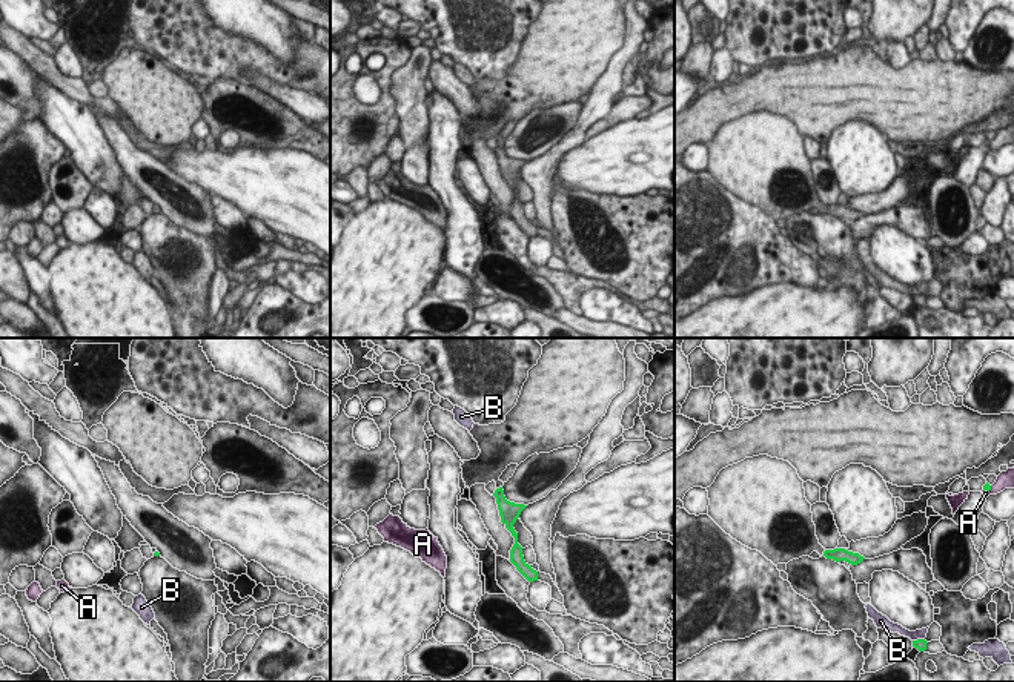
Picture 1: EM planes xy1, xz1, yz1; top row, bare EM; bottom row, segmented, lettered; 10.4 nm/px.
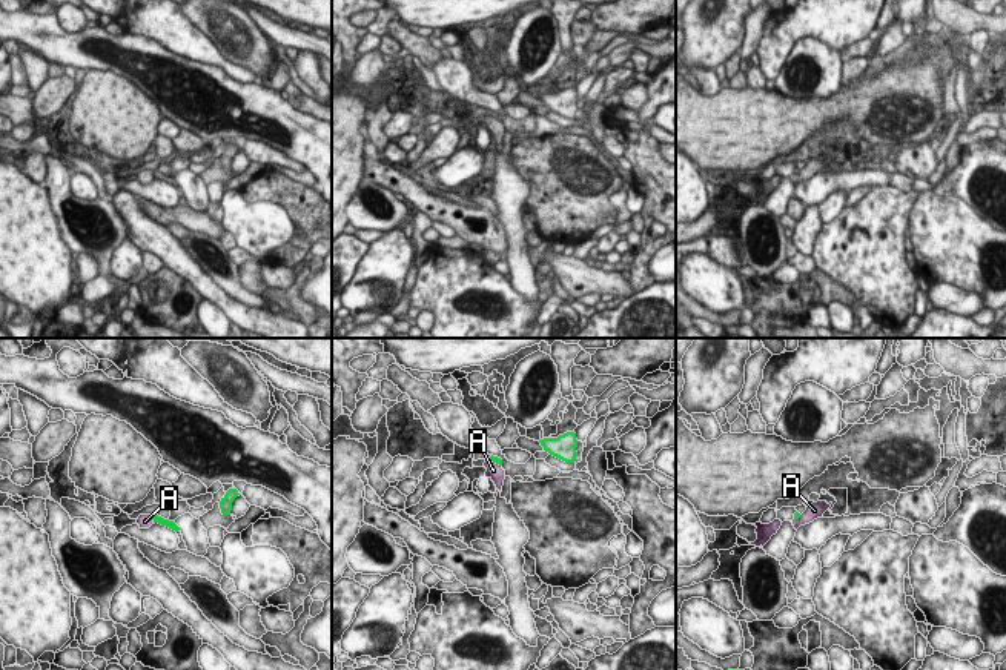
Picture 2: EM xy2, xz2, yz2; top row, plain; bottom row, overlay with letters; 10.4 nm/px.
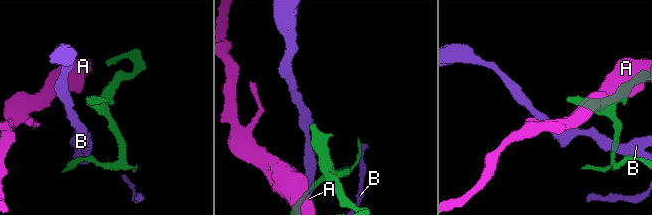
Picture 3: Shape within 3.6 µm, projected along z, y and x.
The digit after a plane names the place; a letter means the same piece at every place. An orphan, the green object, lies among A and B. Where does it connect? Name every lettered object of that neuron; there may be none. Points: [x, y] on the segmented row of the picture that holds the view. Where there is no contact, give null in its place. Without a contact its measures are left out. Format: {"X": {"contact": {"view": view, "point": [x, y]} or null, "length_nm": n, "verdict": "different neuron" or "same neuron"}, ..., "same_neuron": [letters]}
{"A": {"contact": {"view": "xy2", "point": [152, 518]}, "length_nm": 100, "verdict": "different neuron"}, "B": {"contact": {"view": "yz1", "point": [917, 639]}, "length_nm": 130, "verdict": "different neuron"}, "same_neuron": []}

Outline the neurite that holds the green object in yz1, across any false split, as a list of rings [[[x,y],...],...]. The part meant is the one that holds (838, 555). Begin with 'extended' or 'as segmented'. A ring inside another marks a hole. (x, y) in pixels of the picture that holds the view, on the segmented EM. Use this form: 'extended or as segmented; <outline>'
extended; [[[768,455],[745,458],[722,468],[714,482],[707,487],[707,492],[710,499],[708,516],[733,539],[760,551],[774,565],[810,556],[813,551],[827,559],[845,561],[851,565],[865,559],[859,553],[845,548],[825,550],[819,544],[804,481],[788,461]]]

